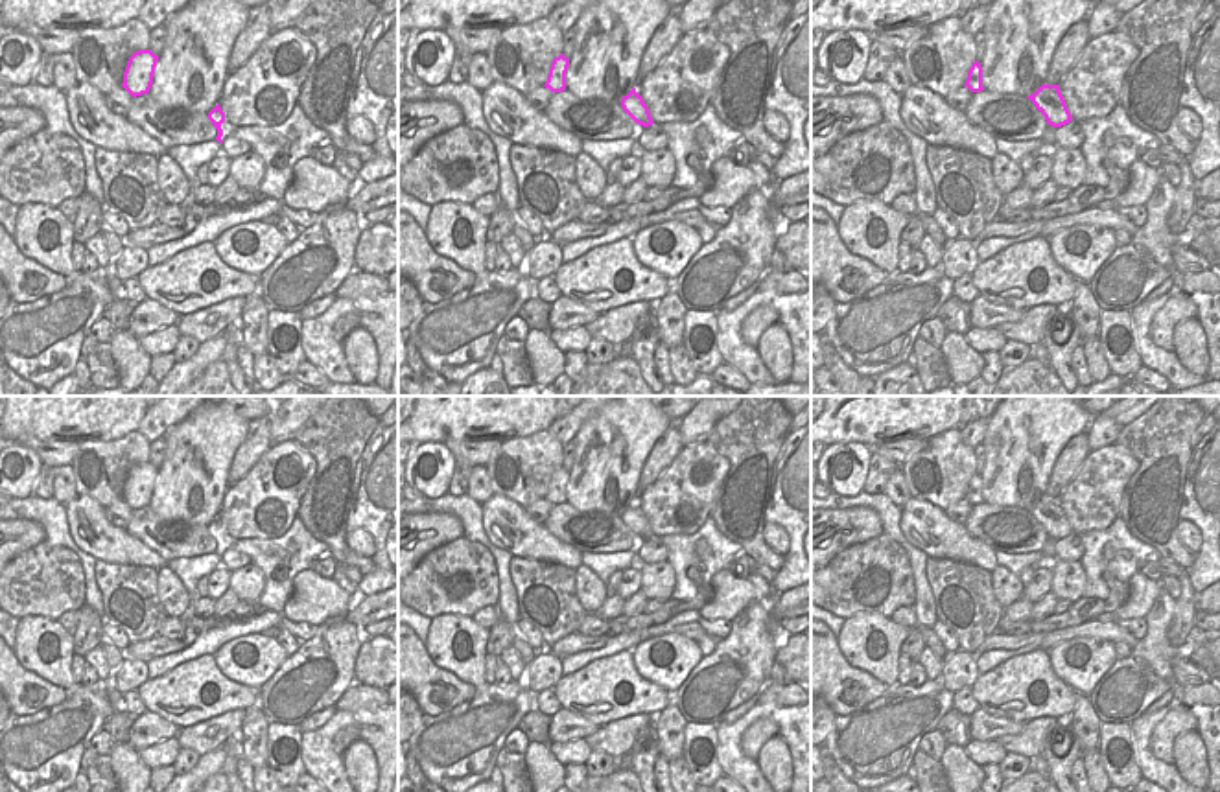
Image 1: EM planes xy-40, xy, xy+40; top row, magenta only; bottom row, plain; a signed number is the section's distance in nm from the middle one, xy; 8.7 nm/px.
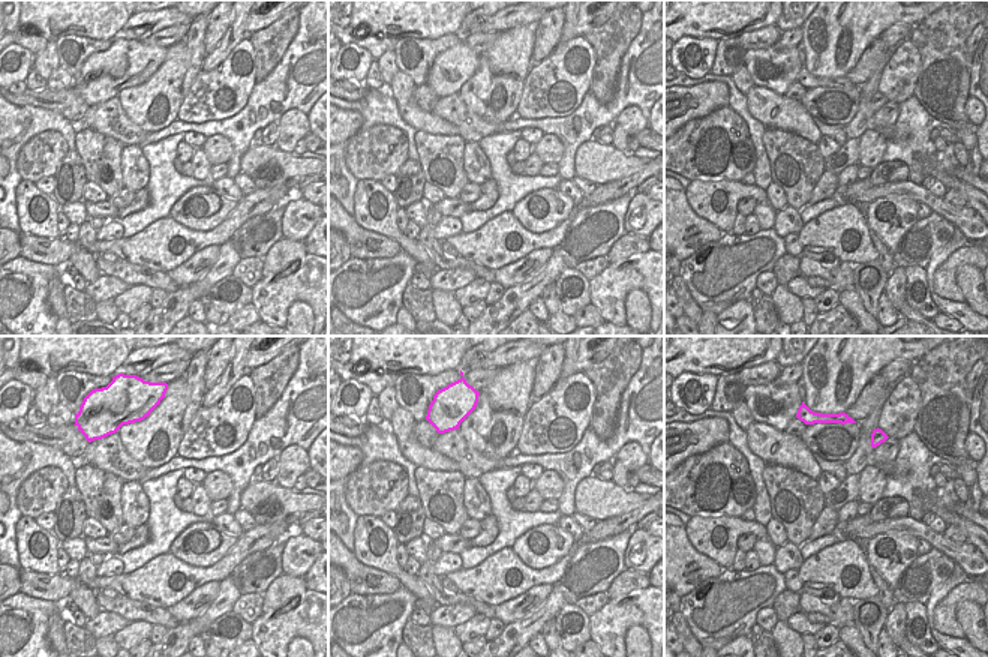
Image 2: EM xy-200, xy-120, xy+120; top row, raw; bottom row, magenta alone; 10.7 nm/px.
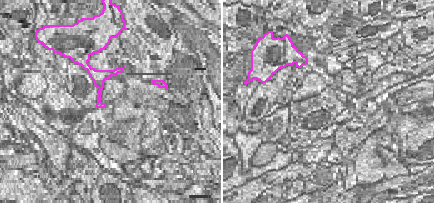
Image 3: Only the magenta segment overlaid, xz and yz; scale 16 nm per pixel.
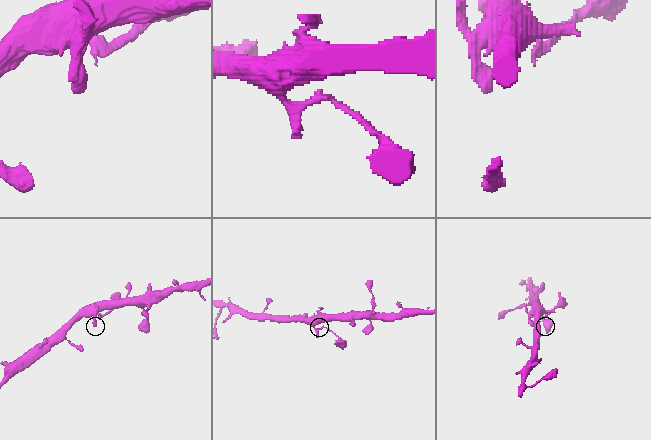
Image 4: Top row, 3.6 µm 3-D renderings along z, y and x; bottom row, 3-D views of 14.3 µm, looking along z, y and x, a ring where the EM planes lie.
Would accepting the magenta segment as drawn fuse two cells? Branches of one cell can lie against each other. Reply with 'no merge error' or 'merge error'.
merge error

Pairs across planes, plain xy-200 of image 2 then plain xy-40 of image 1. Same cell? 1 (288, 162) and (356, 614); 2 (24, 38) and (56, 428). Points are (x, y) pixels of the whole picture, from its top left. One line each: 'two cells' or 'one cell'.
1: two cells
2: two cells

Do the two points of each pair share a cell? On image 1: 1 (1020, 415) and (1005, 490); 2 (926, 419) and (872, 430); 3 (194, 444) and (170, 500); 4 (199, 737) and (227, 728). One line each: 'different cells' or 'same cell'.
1: same cell
2: same cell
3: same cell
4: same cell

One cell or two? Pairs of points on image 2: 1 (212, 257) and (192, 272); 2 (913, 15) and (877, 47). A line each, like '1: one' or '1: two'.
1: one
2: two

